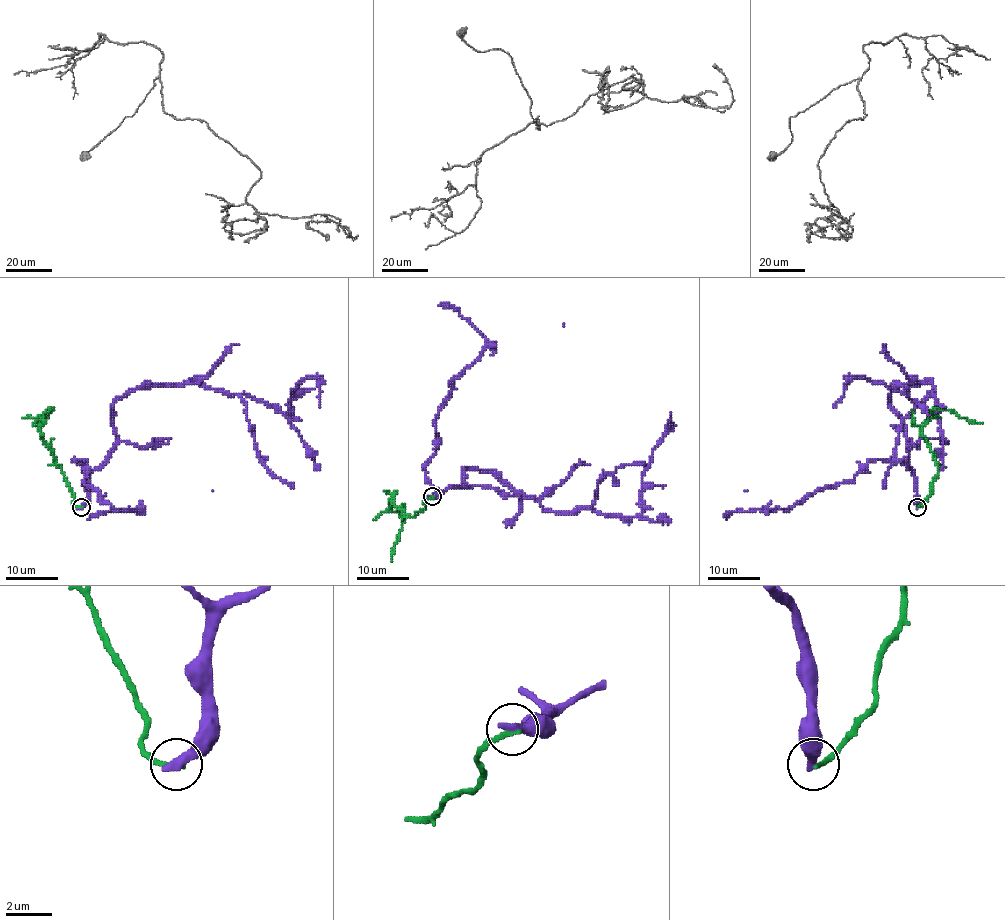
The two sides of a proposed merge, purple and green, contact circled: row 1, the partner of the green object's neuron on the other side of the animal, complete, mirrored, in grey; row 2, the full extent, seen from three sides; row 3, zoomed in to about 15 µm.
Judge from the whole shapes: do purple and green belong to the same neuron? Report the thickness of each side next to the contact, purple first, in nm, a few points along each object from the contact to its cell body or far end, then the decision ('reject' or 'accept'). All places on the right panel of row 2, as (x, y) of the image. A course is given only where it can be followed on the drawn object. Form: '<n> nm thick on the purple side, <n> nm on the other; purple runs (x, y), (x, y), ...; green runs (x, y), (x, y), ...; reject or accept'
480 nm thick on the purple side, 200 nm on the other; purple runs (917, 507), (906, 431), (889, 400), (894, 388), (929, 382), (937, 413), (865, 378), (852, 378), (834, 406); green runs (917, 507), (929, 494), (937, 473), (933, 452), (921, 434), (921, 426), (932, 412), (951, 410), (981, 423); reject

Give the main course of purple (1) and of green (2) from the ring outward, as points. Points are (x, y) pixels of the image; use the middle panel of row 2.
1: (432, 496), (466, 486), (469, 468), (495, 473), (545, 508), (637, 516), (641, 477), (671, 413)
2: (432, 496), (414, 516), (409, 516), (391, 500), (391, 511), (397, 511), (404, 519), (391, 560)

